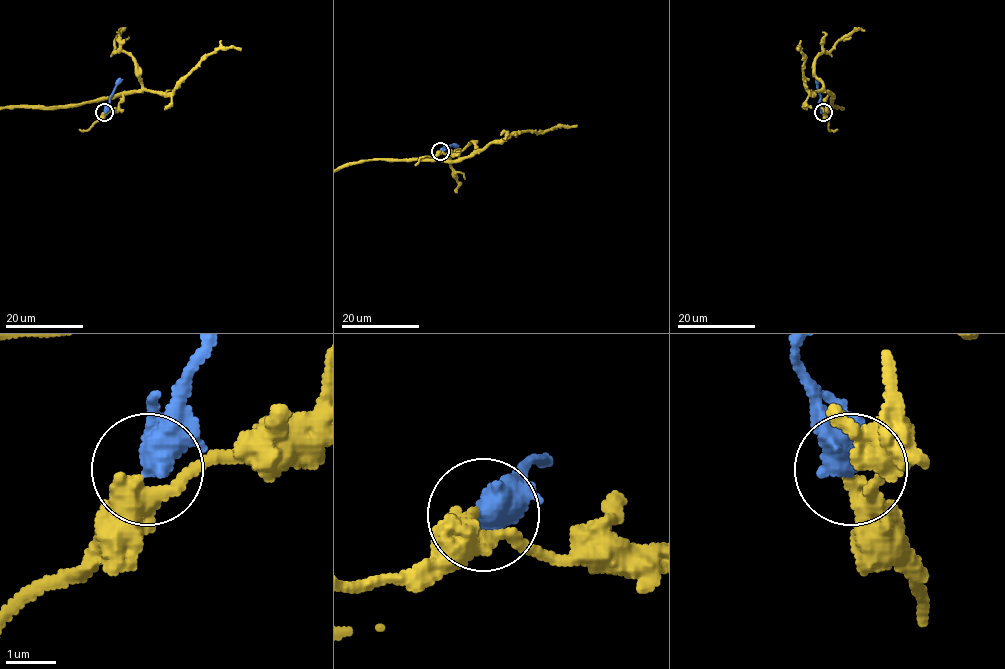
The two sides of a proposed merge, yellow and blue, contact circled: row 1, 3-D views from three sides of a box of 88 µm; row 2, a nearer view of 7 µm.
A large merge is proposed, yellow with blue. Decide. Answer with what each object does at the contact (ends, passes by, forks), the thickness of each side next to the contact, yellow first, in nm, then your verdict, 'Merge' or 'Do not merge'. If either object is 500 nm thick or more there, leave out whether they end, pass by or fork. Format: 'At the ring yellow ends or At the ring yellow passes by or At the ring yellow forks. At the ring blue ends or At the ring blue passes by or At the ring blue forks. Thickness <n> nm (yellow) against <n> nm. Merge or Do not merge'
Thickness 360 nm (yellow) against 700 nm. Do not merge

